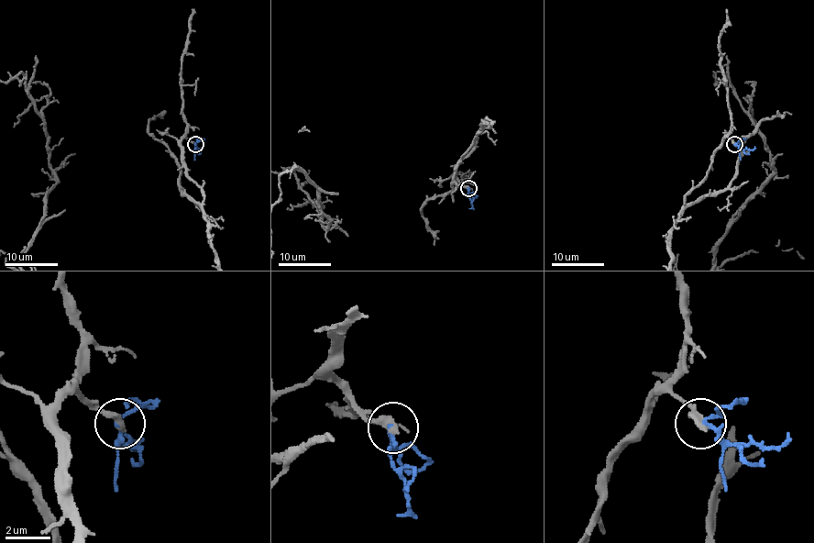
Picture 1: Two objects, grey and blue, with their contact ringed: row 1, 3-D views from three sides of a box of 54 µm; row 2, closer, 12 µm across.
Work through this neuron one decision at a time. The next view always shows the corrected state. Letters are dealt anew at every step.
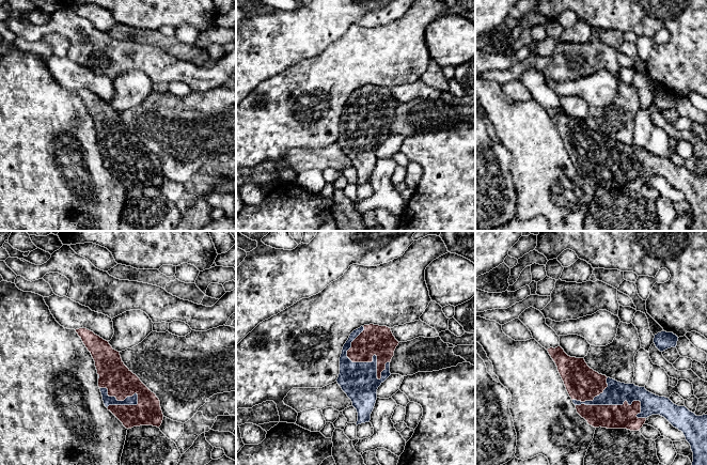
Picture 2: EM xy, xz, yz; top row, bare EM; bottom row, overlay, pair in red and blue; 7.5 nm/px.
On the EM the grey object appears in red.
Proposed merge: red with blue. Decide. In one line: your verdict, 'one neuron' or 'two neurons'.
one neuron

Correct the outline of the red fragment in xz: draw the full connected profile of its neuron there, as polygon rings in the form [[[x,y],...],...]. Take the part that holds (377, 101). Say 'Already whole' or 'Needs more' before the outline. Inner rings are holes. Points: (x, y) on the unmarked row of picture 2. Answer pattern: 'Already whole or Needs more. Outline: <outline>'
Needs more. Outline: [[[370,84],[354,91],[344,105],[336,142],[357,170],[357,186],[370,183],[377,160],[377,150],[391,136],[390,123],[398,104],[391,89]]]

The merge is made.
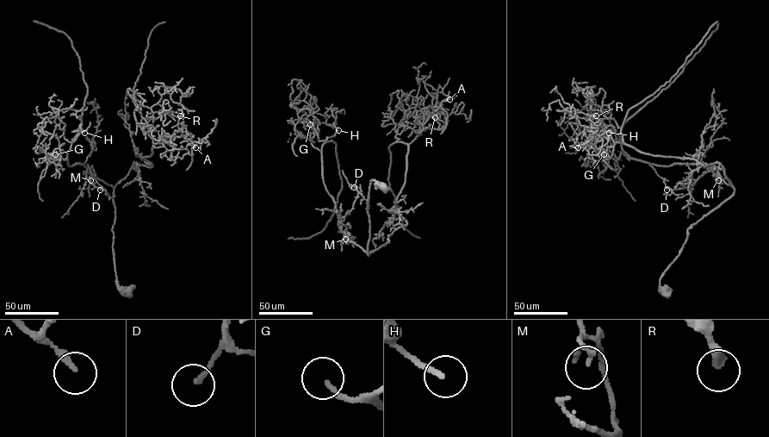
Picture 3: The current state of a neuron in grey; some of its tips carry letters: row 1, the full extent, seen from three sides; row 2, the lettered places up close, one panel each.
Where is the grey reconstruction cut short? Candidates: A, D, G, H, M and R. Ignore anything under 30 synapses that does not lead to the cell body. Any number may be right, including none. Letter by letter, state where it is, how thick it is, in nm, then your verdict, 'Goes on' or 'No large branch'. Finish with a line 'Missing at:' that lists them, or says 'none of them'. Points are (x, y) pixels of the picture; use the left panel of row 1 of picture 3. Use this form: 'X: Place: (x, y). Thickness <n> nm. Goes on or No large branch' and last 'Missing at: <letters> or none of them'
A: Place: (195, 147). Thickness 240 nm. No large branch
D: Place: (100, 190). Thickness 160 nm. Goes on
G: Place: (55, 154). Thickness 180 nm. Goes on
H: Place: (84, 133). Thickness 180 nm. Goes on
M: Place: (90, 180). Thickness 160 nm. No large branch
R: Place: (180, 115). Thickness 400 nm. No large branch
Missing at: D, G, H

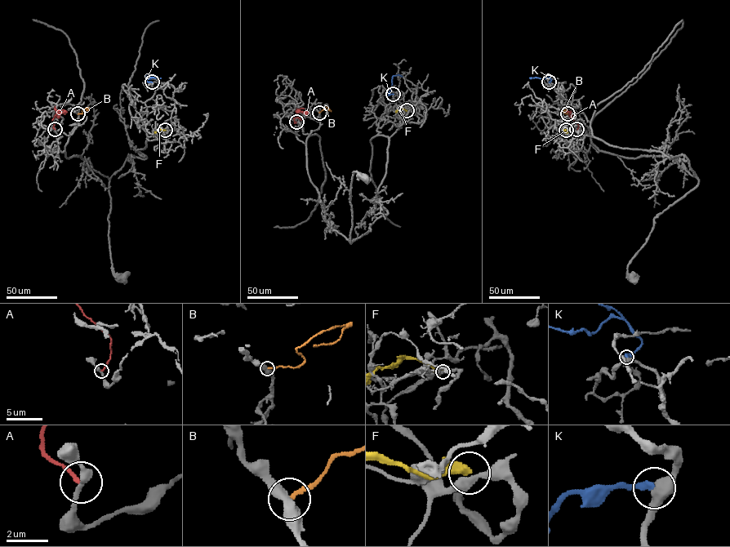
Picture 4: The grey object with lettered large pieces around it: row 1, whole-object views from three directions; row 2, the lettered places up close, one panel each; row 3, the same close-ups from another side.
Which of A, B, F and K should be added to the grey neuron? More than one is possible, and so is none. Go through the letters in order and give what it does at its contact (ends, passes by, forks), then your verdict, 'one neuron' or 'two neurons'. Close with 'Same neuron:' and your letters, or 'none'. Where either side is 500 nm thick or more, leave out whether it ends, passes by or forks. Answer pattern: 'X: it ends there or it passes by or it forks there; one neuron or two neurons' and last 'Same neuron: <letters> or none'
A: it ends there; two neurons
B: it ends there; two neurons
F: it ends there; two neurons
K: it ends there; one neuron
Same neuron: K

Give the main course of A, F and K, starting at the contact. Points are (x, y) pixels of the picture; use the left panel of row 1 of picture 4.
A: (55, 129), (54, 116), (56, 112), (64, 113), (63, 109)
F: (165, 130), (154, 131)
K: (152, 82), (148, 82), (146, 76), (148, 78), (161, 77)

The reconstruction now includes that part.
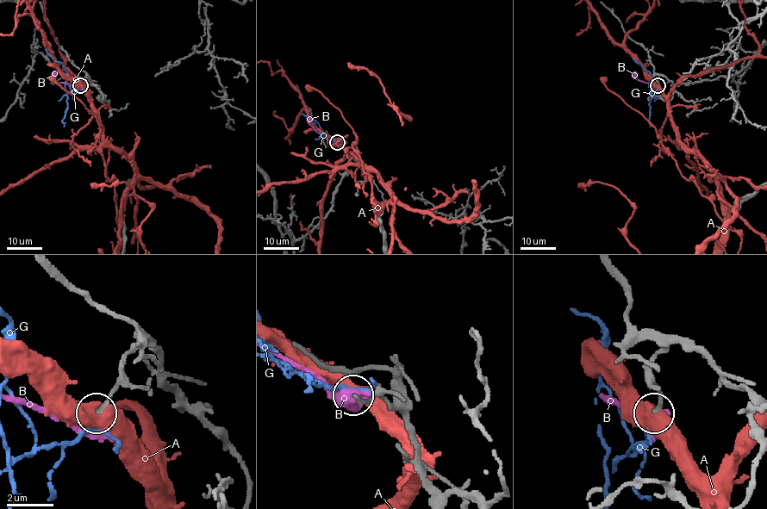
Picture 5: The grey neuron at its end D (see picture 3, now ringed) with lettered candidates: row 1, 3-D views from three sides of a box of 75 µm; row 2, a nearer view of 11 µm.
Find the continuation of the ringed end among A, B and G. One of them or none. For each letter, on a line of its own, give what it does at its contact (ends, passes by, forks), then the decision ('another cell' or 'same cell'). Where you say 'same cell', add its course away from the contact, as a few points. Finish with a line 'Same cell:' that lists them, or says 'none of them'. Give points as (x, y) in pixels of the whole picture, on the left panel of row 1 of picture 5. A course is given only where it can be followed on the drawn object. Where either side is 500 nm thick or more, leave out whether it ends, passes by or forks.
A: another cell
B: another cell
G: it passes by; same cell; course (80, 86), (76, 90), (71, 90), (64, 65), (46, 49)
Same cell: G

